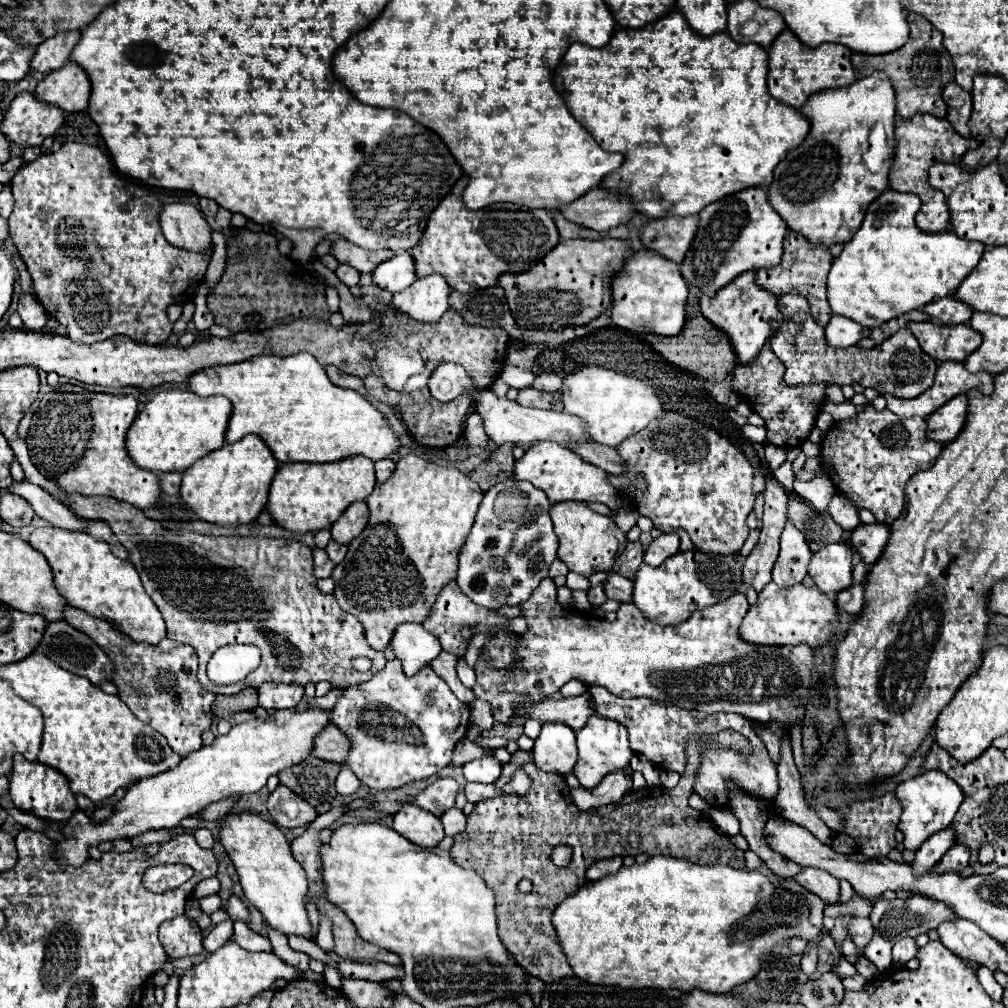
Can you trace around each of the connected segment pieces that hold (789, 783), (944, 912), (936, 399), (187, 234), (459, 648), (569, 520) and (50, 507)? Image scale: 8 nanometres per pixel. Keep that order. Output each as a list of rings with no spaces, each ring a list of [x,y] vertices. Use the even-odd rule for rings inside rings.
[[[788,738],[782,744],[782,760],[780,760],[780,766],[778,766],[778,780],[780,780],[780,792],[774,800],[776,814],[780,814],[782,818],[786,818],[790,822],[796,822],[796,824],[804,826],[820,842],[830,846],[836,834],[818,818],[818,814],[812,808],[808,808],[808,804],[804,800],[804,792],[802,792],[802,786],[800,786],[800,774],[796,770],[794,758],[792,758],[792,748],[790,748]]]
[[[912,894],[908,898],[896,898],[896,900],[878,898],[874,908],[872,908],[872,914],[870,914],[870,920],[874,924],[874,938],[868,944],[864,956],[870,962],[874,962],[880,972],[888,972],[890,964],[892,964],[890,962],[890,950],[892,950],[896,940],[908,938],[908,936],[916,938],[918,934],[928,932],[928,930],[936,930],[942,922],[948,922],[954,918],[956,918],[956,912],[948,904],[934,900],[934,898],[928,898],[928,896],[922,896],[922,894]]]
[[[942,362],[936,370],[934,384],[924,394],[912,400],[898,400],[894,396],[884,396],[884,398],[888,402],[888,408],[900,418],[914,418],[914,416],[926,418],[954,396],[966,394],[972,388],[988,396],[994,390],[994,378],[986,372],[970,374],[958,362]]]
[[[166,204],[160,212],[160,226],[172,246],[190,252],[210,252],[214,248],[212,228],[192,204]]]
[[[452,582],[452,584],[448,584],[448,586],[444,588],[444,592],[440,592],[440,596],[438,596],[434,608],[432,608],[432,614],[430,614],[430,618],[424,622],[424,626],[426,626],[434,636],[438,636],[438,640],[440,640],[440,644],[442,644],[442,648],[444,648],[446,652],[452,652],[452,654],[456,654],[456,656],[462,656],[462,654],[466,652],[470,640],[472,640],[476,634],[484,632],[488,626],[502,626],[504,622],[508,622],[508,620],[502,618],[502,616],[498,616],[494,610],[478,608],[474,602],[470,602],[468,596],[460,592],[460,588],[456,586],[456,582]]]
[[[562,502],[554,504],[550,508],[550,518],[554,524],[554,532],[558,536],[560,548],[558,558],[568,566],[570,572],[576,572],[580,576],[590,576],[598,570],[612,570],[614,560],[622,554],[628,540],[626,534],[612,522],[612,518],[602,516],[594,510],[590,510],[582,502]]]
[[[16,482],[10,486],[10,492],[26,498],[34,512],[46,520],[48,524],[56,526],[56,528],[66,528],[72,532],[86,532],[86,524],[82,518],[74,516],[62,502],[58,502],[56,498],[52,498],[46,490],[42,490],[40,486],[34,486],[30,482]]]

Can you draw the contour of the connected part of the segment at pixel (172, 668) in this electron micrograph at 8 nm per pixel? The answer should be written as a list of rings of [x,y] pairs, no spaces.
[[[72,606],[64,608],[64,620],[80,632],[86,632],[110,656],[110,660],[114,660],[114,684],[120,690],[120,700],[134,712],[136,718],[166,736],[170,748],[180,756],[188,756],[190,752],[202,748],[200,736],[212,724],[210,706],[216,694],[200,686],[196,678],[198,656],[192,646],[178,644],[168,638],[158,646],[132,642],[128,636],[114,630],[106,620],[88,616]]]

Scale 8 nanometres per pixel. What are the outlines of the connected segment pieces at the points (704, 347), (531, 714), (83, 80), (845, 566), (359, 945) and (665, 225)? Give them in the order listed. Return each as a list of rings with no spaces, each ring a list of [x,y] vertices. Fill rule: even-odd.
[[[688,298],[686,302],[686,322],[684,328],[678,336],[656,336],[656,334],[640,334],[642,340],[650,342],[650,346],[654,348],[654,352],[658,352],[666,362],[678,366],[684,372],[690,372],[698,378],[704,380],[718,380],[722,382],[728,374],[732,374],[732,370],[736,368],[736,356],[734,350],[728,342],[728,336],[722,334],[718,328],[714,328],[700,312],[698,300],[696,298]]]
[[[586,692],[576,698],[546,698],[538,704],[526,704],[526,708],[518,708],[520,718],[538,718],[542,722],[566,722],[574,732],[582,730],[590,716],[594,716],[594,700]]]
[[[68,62],[66,66],[46,74],[44,80],[38,82],[34,96],[64,112],[84,112],[90,98],[90,80],[78,64]]]
[[[828,544],[820,548],[810,564],[808,576],[824,594],[838,594],[852,586],[852,550],[846,544]]]
[[[320,900],[318,902],[318,912],[326,914],[332,920],[332,932],[334,932],[334,940],[336,940],[336,954],[340,958],[344,958],[344,960],[382,960],[382,962],[394,964],[394,966],[400,964],[398,954],[362,940],[358,936],[356,928],[354,928],[354,924],[344,916],[344,912],[334,908],[330,902]]]
[[[698,216],[684,218],[660,218],[650,220],[640,228],[640,240],[648,250],[658,252],[662,258],[680,264],[682,256],[688,252],[694,232],[698,226]]]

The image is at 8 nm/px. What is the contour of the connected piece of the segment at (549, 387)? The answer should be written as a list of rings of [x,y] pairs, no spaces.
[[[538,374],[532,382],[532,388],[544,392],[558,392],[562,388],[562,378],[556,374]]]

